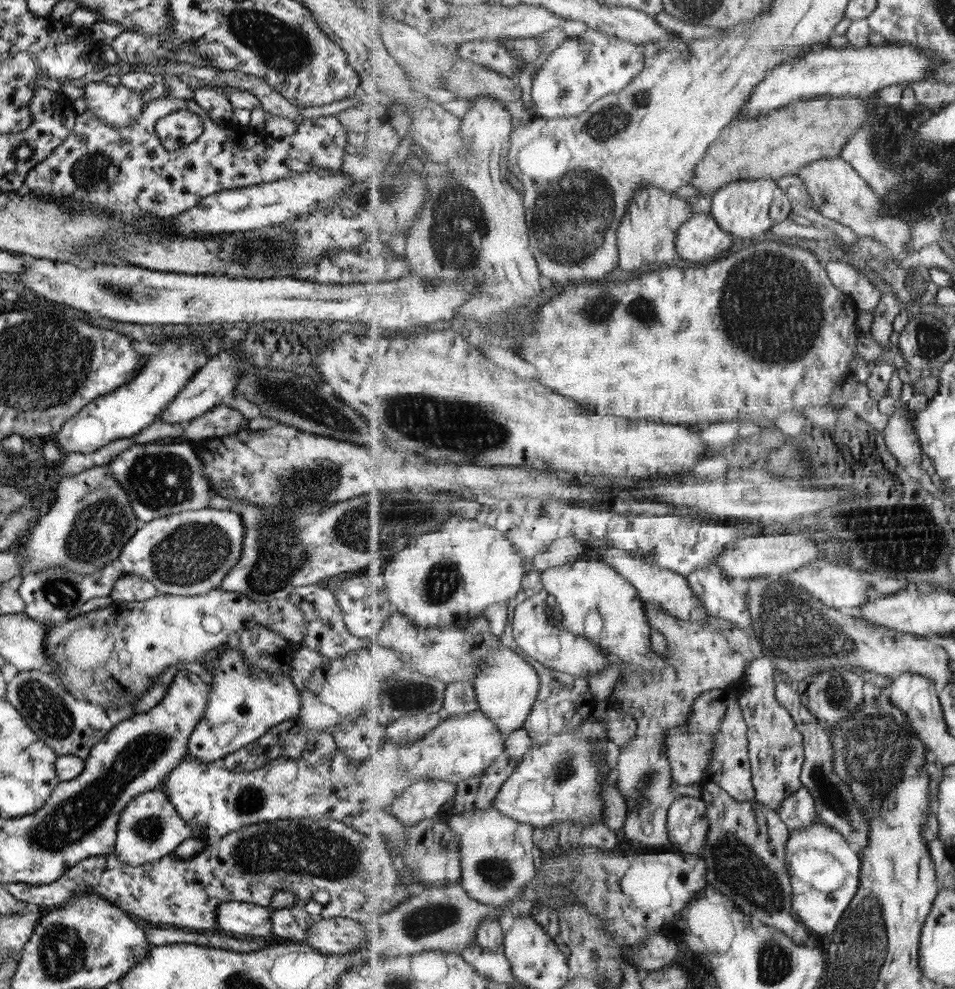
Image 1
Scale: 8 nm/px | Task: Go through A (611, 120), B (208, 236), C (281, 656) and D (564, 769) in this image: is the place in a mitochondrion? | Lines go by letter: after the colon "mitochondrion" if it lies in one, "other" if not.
A: mitochondrion
B: other
C: other
D: mitochondrion

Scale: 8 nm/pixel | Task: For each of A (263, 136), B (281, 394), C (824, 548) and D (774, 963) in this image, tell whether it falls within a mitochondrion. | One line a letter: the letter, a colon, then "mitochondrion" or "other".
A: other
B: mitochondrion
C: other
D: mitochondrion

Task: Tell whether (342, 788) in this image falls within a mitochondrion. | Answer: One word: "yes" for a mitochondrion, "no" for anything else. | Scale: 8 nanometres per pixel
yes

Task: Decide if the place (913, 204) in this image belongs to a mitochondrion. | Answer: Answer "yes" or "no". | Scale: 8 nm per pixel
no

